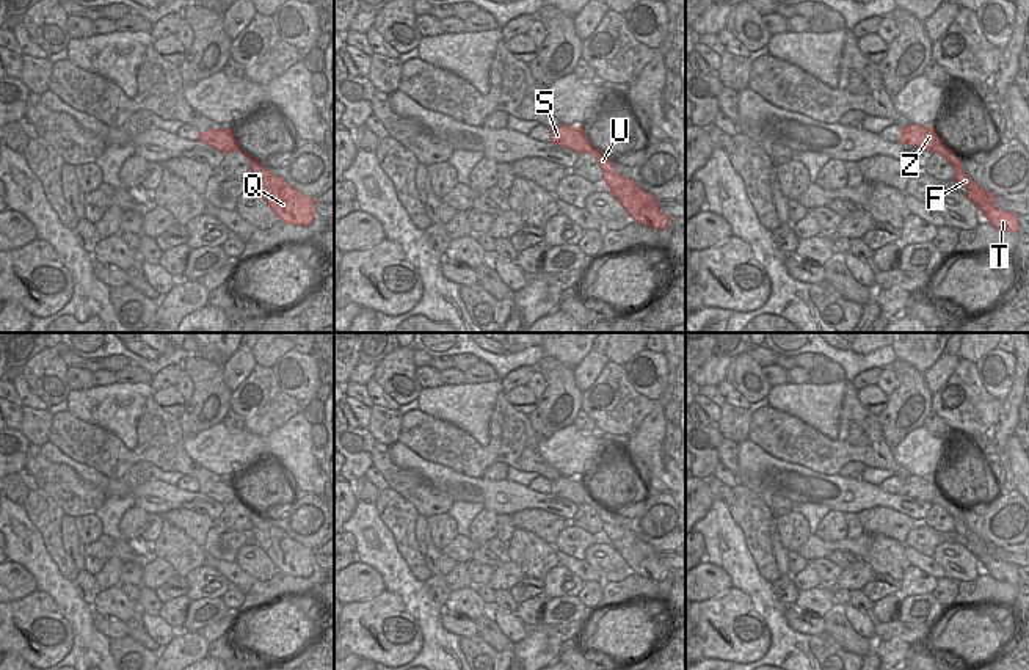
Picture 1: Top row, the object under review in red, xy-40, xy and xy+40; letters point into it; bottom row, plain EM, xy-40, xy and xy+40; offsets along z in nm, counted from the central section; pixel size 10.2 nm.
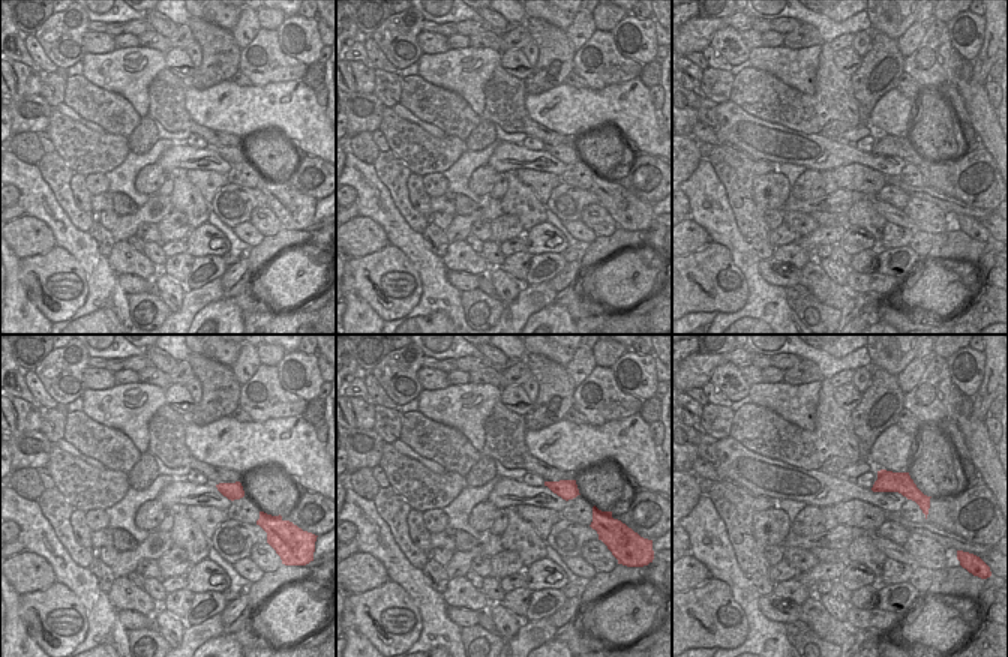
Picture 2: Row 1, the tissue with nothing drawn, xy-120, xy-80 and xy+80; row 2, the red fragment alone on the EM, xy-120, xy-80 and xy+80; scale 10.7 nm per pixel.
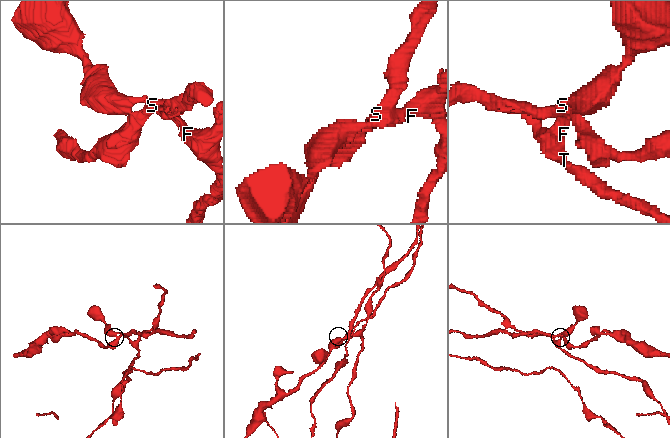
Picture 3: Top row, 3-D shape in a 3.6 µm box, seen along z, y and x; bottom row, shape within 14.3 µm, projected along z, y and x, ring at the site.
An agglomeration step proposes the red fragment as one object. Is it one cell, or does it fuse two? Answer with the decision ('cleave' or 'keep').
cleave

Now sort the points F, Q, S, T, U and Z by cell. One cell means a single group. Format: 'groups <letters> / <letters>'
groups F Q T U / S Z

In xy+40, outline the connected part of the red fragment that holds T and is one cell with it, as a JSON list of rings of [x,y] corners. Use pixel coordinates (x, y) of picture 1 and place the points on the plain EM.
[[[941,490],[933,497],[933,505],[943,507],[954,519],[954,532],[968,540],[966,549],[979,559],[988,574],[999,582],[1021,584],[1018,576],[1018,566],[1005,563],[994,557],[994,548],[991,543],[979,538],[963,523],[963,515],[955,508],[955,502],[949,501]]]

